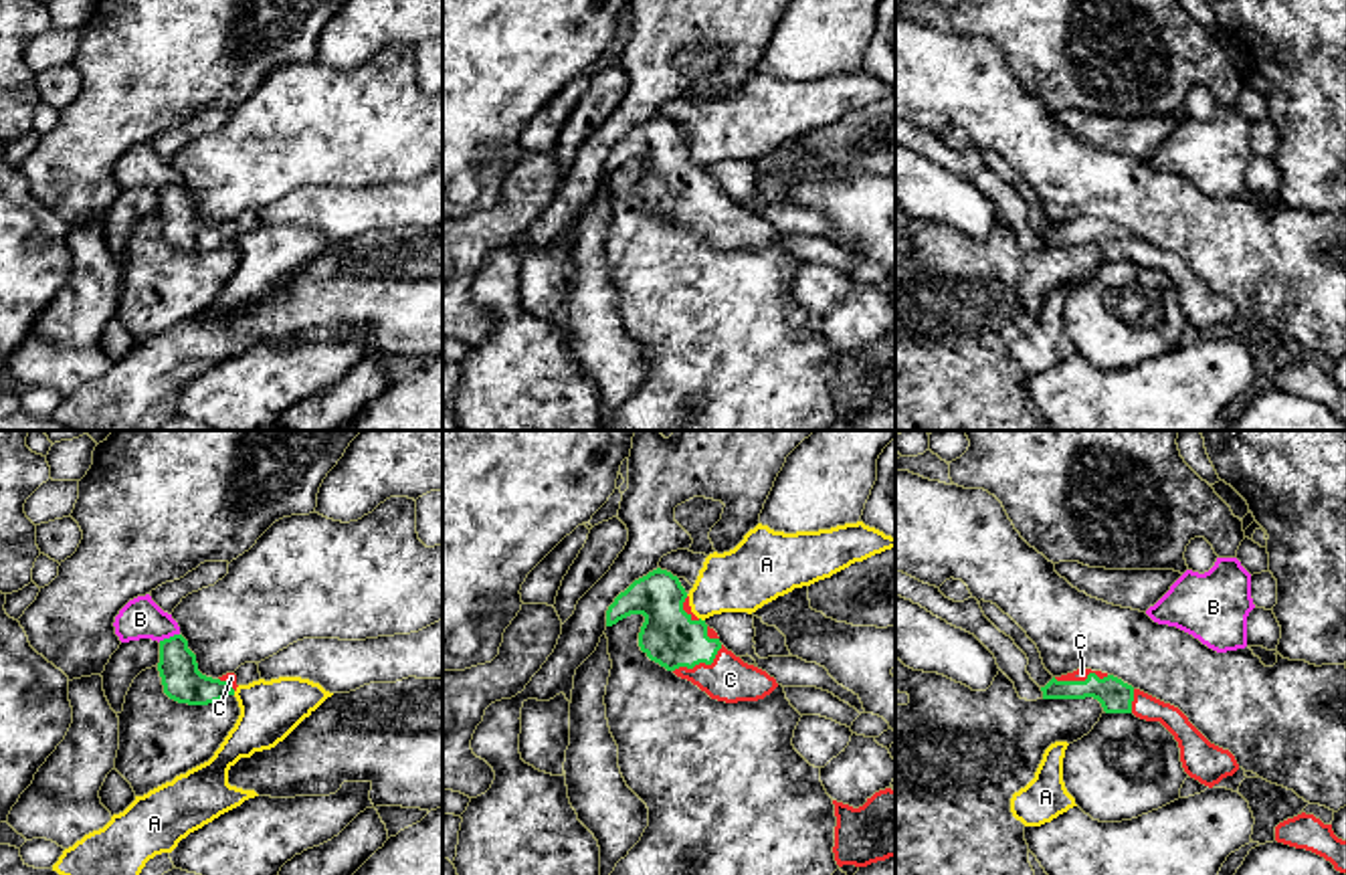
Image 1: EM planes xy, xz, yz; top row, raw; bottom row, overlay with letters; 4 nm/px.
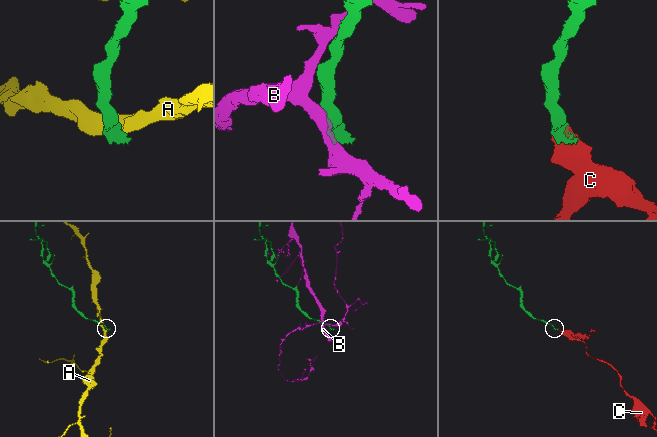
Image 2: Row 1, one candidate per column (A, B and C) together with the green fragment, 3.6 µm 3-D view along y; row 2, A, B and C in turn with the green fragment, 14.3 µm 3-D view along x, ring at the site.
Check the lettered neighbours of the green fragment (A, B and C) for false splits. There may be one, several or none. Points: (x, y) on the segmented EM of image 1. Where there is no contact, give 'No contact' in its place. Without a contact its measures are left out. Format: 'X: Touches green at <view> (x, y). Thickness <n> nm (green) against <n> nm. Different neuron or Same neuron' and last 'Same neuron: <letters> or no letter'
A: Touches green at xz (700, 619). Thickness 220 nm (green) against 260 nm. Different neuron
B: Touches green at xy (170, 637). Thickness 160 nm (green) against 160 nm. Different neuron
C: Touches green at xz (700, 661). Thickness 220 nm (green) against 180 nm. Same neuron
Same neuron: C

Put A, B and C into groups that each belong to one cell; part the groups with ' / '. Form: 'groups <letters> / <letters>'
groups A / B / C

